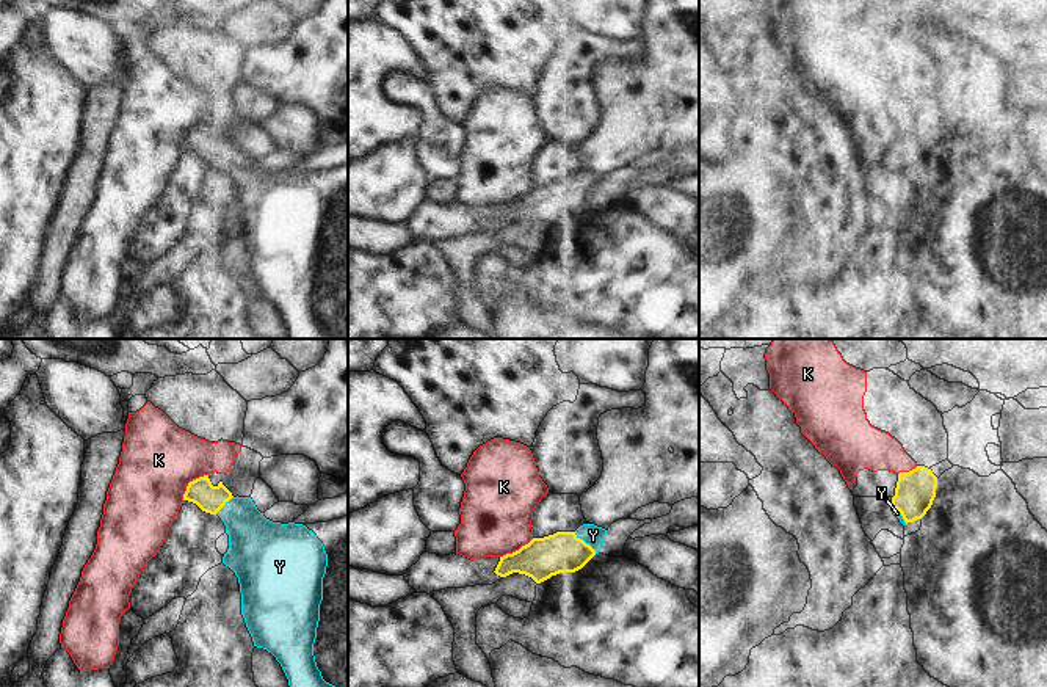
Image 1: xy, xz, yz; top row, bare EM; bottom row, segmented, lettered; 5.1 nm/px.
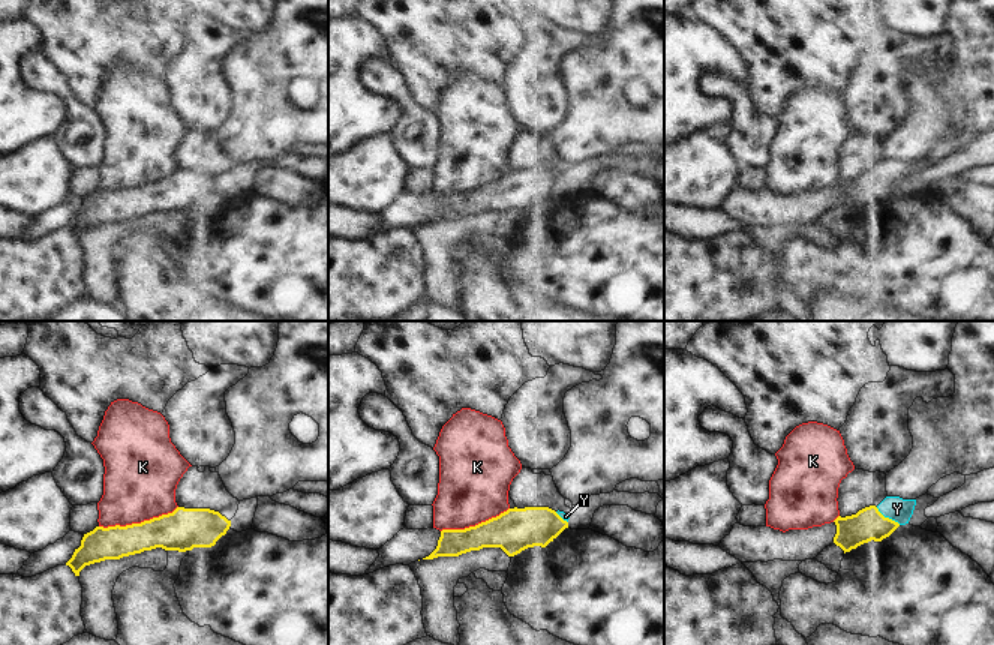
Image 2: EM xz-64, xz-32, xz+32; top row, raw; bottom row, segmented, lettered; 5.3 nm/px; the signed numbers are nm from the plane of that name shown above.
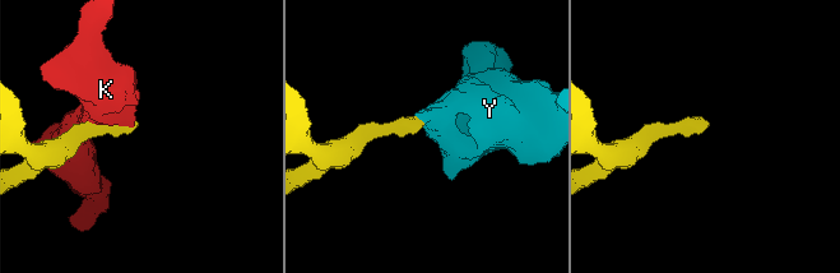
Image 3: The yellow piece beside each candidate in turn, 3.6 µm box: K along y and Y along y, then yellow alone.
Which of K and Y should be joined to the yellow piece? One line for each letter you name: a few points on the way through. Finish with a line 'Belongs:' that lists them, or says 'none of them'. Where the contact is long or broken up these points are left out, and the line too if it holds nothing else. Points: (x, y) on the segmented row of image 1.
Y: across xz (541, 559), (572, 551), (583, 541), (593, 535)
Belongs: Y

